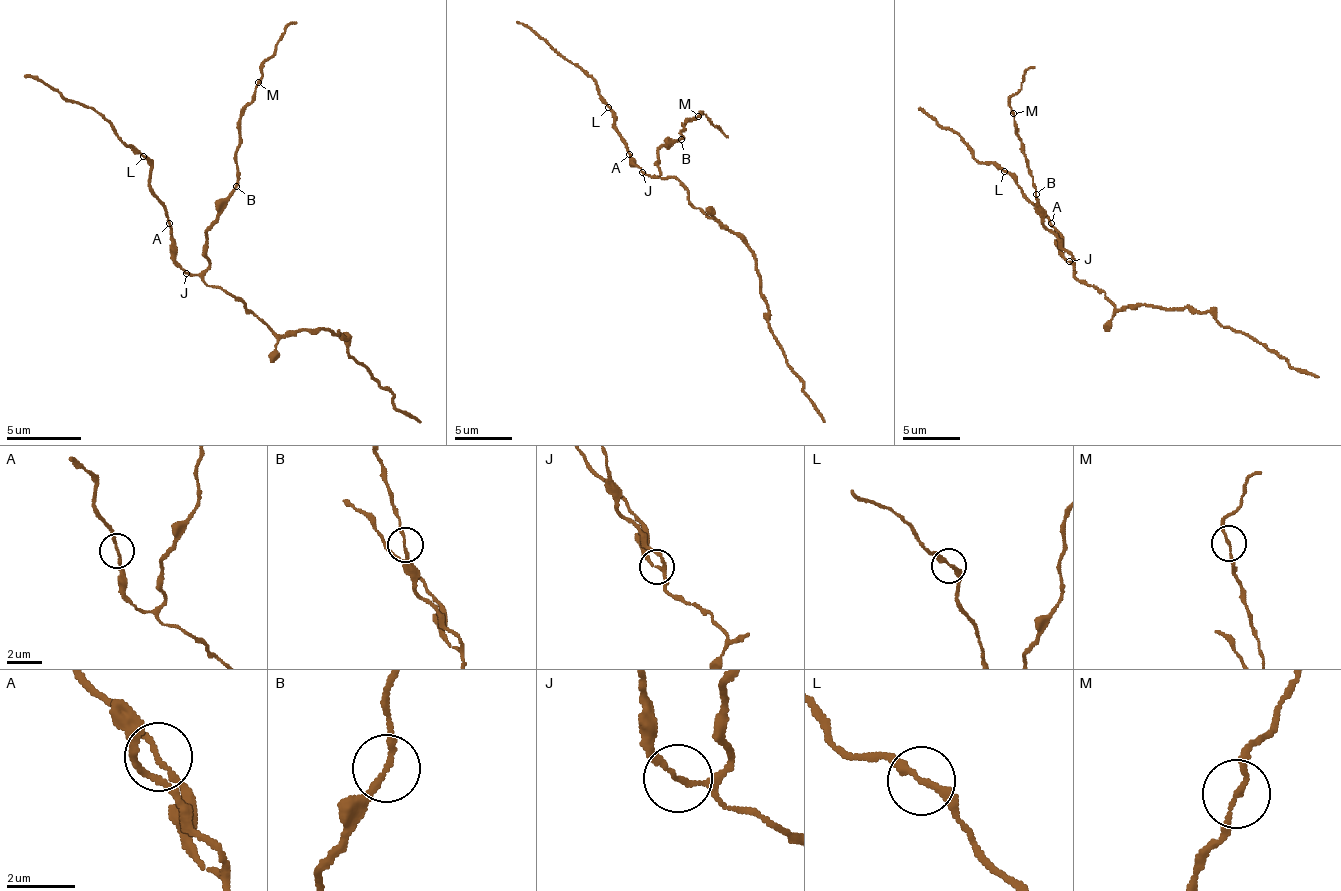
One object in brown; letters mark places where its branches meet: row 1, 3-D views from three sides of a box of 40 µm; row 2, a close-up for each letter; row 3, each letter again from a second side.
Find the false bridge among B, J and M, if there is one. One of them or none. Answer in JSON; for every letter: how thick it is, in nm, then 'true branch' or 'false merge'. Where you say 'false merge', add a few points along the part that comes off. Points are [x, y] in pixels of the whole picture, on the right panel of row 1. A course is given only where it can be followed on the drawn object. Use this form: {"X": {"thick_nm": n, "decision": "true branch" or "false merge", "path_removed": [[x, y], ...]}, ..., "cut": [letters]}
{"B": {"thick_nm": 170, "decision": "true branch"}, "J": {"thick_nm": 130, "decision": "true branch"}, "M": {"thick_nm": 130, "decision": "true branch"}, "cut": []}

